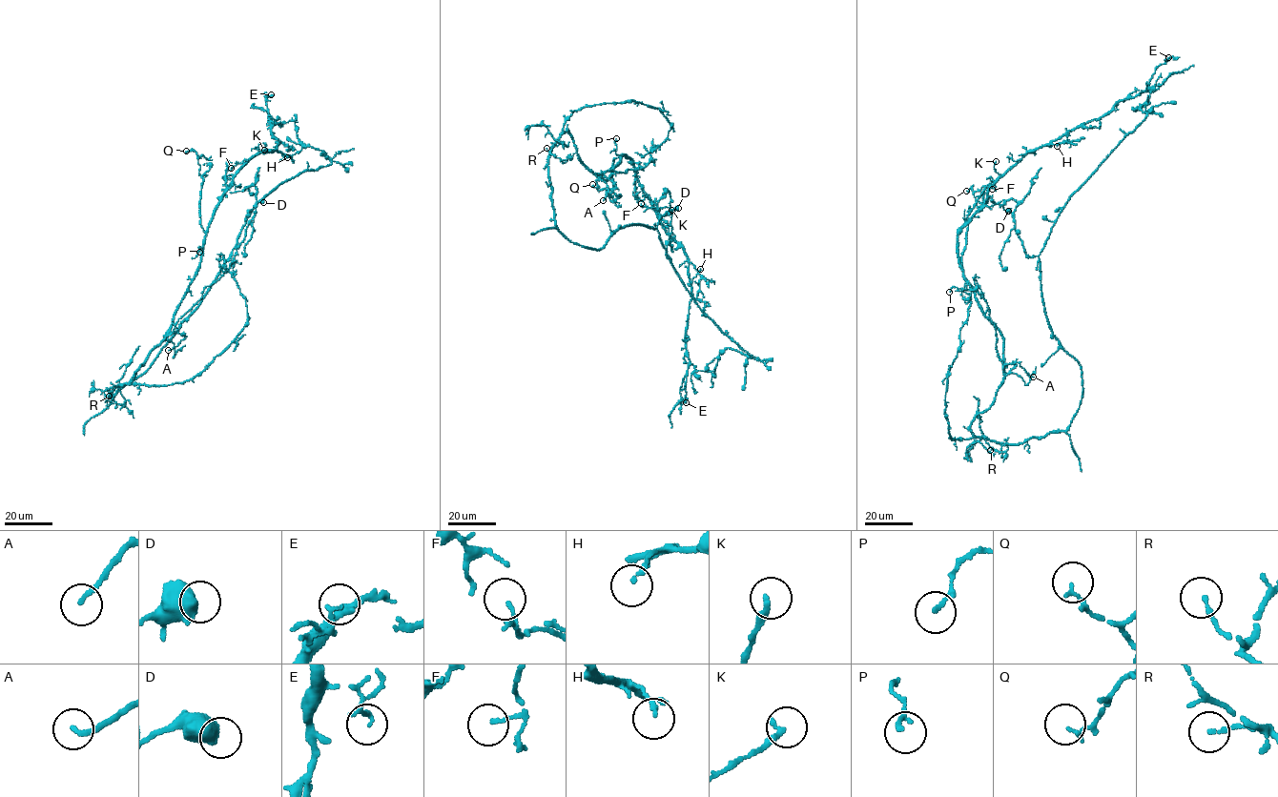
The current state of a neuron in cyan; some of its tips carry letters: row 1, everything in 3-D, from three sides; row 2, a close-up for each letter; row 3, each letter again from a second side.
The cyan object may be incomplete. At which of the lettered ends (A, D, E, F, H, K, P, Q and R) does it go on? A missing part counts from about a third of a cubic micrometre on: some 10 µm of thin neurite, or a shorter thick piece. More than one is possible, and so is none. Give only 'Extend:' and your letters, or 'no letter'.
Extend: no letter

